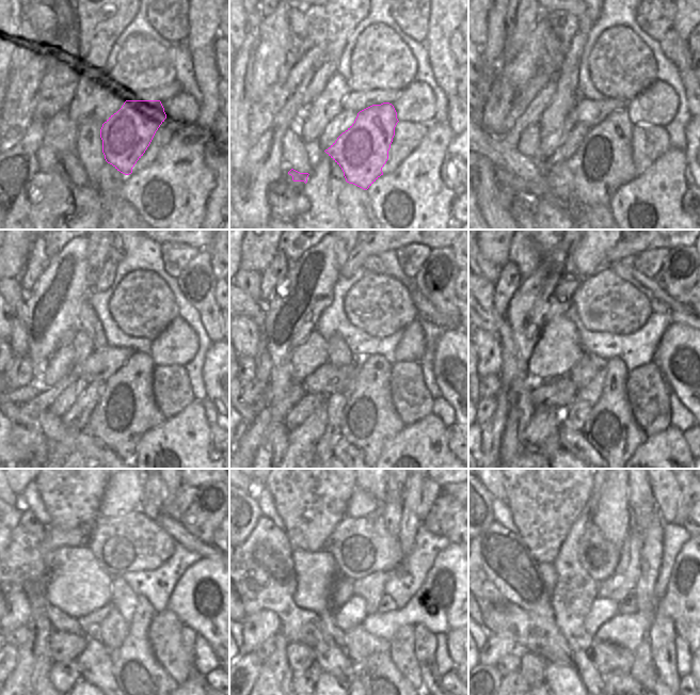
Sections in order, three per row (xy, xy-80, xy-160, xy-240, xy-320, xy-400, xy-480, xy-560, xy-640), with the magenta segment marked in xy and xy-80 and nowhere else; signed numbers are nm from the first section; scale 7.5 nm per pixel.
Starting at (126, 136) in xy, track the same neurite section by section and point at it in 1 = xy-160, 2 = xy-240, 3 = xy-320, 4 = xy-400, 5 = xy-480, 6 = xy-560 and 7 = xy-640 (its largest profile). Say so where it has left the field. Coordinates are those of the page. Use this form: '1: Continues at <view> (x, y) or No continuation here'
1: Continues at xy-160 (602, 163)
2: Continues at xy-240 (126, 410)
3: Continues at xy-320 (370, 420)
4: Continues at xy-400 (610, 427)
5: Continues at xy-480 (145, 684)
6: Continues at xy-560 (384, 685)
7: Continues at xy-640 (624, 685).

